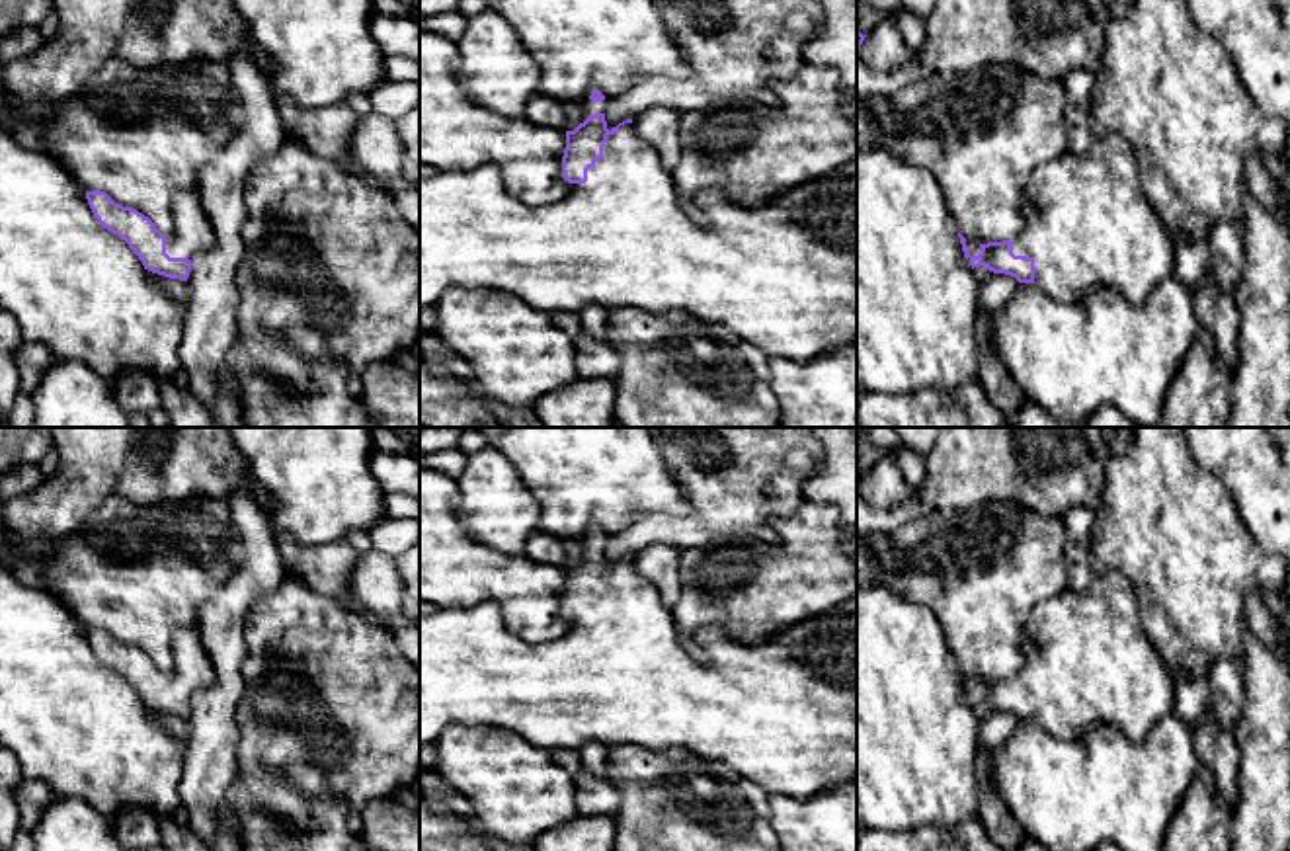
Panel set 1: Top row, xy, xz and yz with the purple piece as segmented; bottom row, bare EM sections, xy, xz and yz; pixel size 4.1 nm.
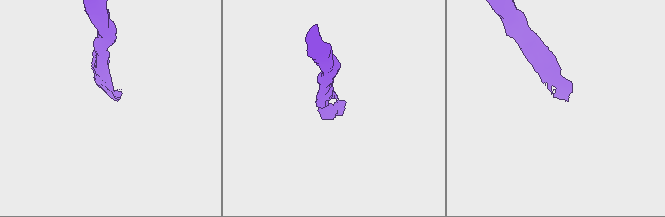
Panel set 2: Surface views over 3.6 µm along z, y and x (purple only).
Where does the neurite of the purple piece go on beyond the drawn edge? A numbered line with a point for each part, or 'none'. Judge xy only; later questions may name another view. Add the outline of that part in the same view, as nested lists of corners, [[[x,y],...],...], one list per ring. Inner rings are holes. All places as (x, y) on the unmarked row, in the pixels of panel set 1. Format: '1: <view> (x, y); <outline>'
1: xy (192, 670); [[[197,627],[176,632],[172,652],[174,669],[166,675],[170,695],[191,697],[215,681],[215,668],[197,636]]]

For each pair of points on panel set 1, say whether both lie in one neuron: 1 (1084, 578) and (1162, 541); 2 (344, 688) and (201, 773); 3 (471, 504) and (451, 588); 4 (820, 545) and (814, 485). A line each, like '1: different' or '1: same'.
1: different
2: different
3: different
4: different

